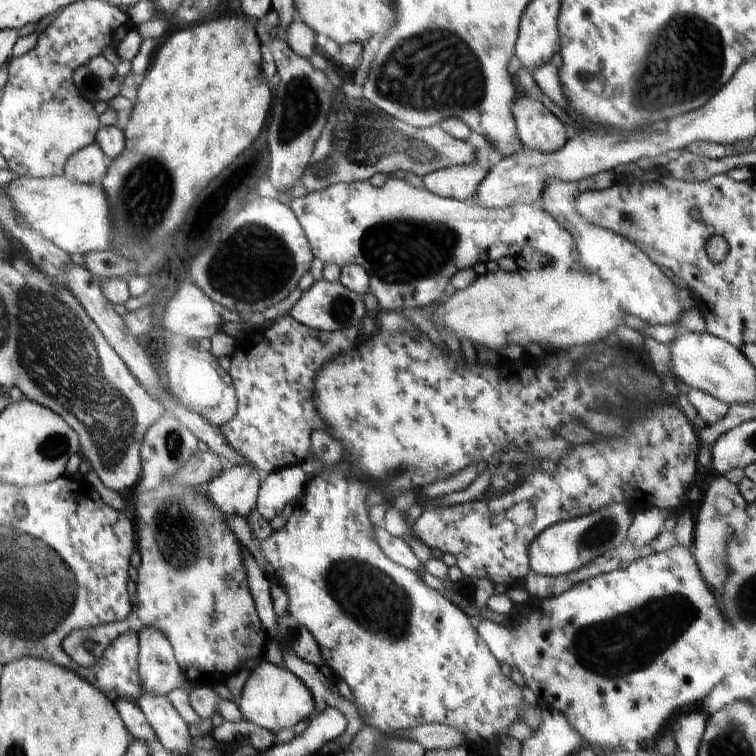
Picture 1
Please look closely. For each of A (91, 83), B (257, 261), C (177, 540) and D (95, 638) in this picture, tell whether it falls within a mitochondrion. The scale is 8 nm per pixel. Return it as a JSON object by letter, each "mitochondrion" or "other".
{"A":"mitochondrion","B":"mitochondrion","C":"mitochondrion","D":"mitochondrion"}

